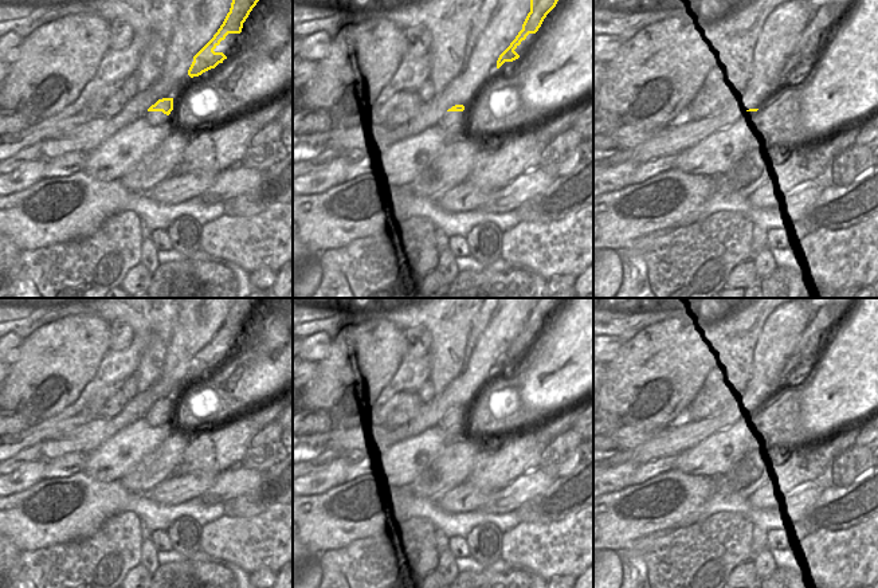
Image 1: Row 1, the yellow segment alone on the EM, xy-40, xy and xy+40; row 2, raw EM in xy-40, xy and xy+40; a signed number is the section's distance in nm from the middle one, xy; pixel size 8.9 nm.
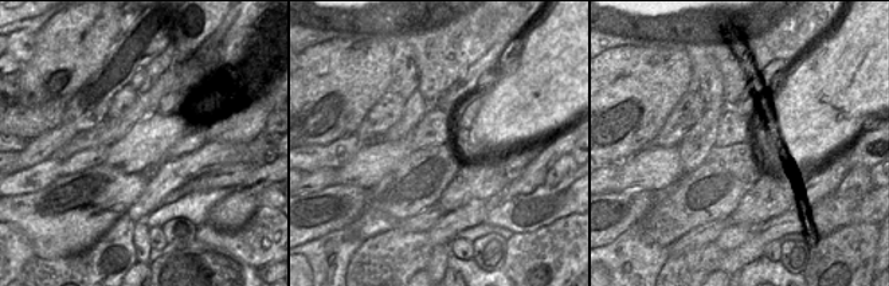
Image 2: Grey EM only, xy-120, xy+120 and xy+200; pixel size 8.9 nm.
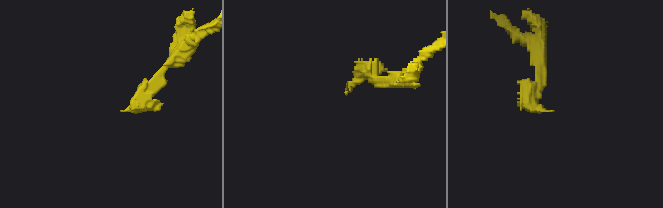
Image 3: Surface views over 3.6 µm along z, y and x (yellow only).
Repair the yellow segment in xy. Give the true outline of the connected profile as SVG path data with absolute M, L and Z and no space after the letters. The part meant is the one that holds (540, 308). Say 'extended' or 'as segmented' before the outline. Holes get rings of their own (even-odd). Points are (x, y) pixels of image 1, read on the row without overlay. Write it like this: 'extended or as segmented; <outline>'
as segmented; M530 298L530 313L528 314L522 330L518 333L510 346L499 356L497 369L505 362L513 362L520 358L514 352L529 334L536 334L546 315L556 307L560 298Z

